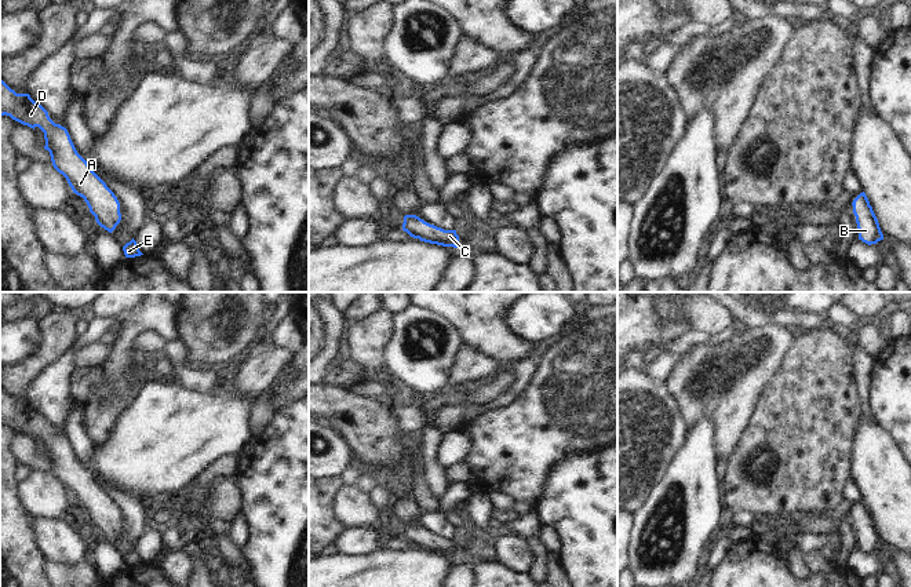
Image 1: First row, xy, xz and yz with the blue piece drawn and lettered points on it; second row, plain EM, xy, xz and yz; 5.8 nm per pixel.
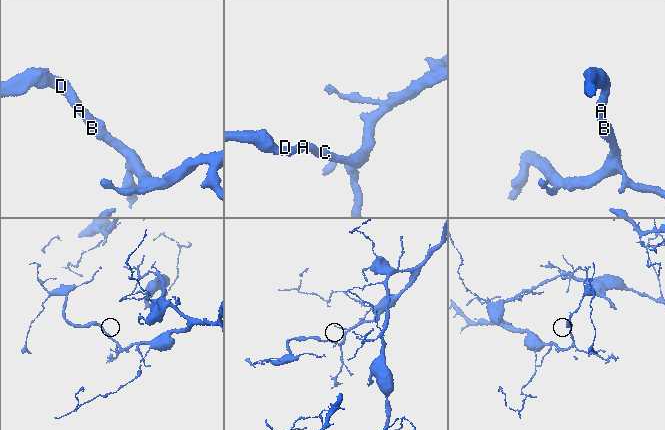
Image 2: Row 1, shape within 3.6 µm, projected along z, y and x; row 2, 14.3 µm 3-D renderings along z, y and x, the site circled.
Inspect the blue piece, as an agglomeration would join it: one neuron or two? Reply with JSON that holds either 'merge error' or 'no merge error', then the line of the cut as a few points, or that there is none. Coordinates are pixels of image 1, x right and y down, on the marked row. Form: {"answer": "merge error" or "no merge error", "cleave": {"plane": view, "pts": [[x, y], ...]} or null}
{"answer": "no merge error", "cleave": null}

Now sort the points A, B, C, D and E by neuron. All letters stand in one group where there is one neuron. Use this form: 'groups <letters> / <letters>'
groups A B C D E

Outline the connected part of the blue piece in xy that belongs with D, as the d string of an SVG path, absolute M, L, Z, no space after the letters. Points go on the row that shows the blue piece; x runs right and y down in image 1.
M0 79L0 116L44 132L54 168L62 174L73 193L83 197L96 223L112 233L121 220L120 203L106 183L77 153L68 130L55 124L48 112L29 94L17 94Z

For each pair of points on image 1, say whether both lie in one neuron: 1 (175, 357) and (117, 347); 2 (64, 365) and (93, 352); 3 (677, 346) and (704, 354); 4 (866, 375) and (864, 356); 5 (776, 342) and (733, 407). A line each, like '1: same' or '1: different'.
1: different
2: different
3: different
4: same
5: same

